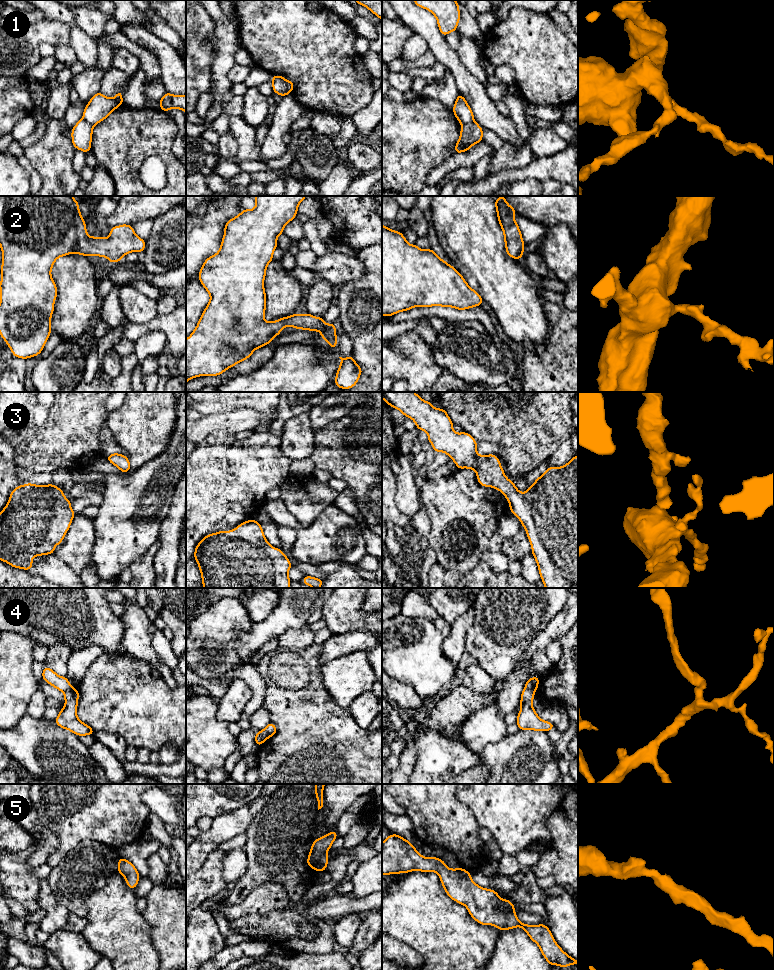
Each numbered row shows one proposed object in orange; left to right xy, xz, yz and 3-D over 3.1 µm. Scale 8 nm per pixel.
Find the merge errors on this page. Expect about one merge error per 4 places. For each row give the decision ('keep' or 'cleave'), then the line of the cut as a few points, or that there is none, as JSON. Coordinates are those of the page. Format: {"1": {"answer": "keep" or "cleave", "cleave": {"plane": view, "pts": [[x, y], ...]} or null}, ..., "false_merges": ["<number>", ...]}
{"1": {"answer": "cleave", "cleave": {"plane": "xz", "pts": [[285, 79], [285, 87], [289, 92]]}}, "2": {"answer": "keep", "cleave": null}, "3": {"answer": "keep", "cleave": null}, "4": {"answer": "cleave", "cleave": {"plane": "yz", "pts": [[525, 687], [534, 692]]}}, "5": {"answer": "keep", "cleave": null}, "false_merges": ["1", "4"]}

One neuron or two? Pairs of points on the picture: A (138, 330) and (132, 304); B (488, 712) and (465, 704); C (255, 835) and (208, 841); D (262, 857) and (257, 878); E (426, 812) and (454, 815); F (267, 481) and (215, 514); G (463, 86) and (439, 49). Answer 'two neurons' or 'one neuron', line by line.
A: two neurons
B: two neurons
C: two neurons
D: one neuron
E: one neuron
F: one neuron
G: one neuron

